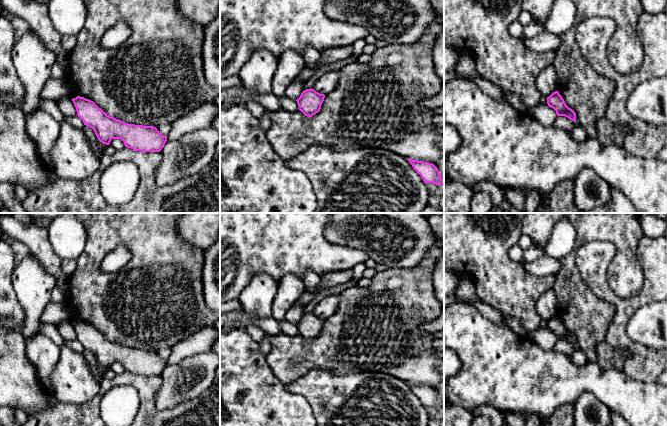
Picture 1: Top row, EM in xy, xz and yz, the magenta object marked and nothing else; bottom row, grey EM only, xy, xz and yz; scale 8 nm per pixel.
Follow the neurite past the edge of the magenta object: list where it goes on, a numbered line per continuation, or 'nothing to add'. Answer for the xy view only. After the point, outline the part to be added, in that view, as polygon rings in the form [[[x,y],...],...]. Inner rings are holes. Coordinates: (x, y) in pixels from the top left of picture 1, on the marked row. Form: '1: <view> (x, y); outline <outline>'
nothing to add

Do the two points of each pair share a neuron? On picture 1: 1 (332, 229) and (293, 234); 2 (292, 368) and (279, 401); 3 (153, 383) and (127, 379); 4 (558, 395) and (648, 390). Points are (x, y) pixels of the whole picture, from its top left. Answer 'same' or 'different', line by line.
1: different
2: different
3: same
4: same

